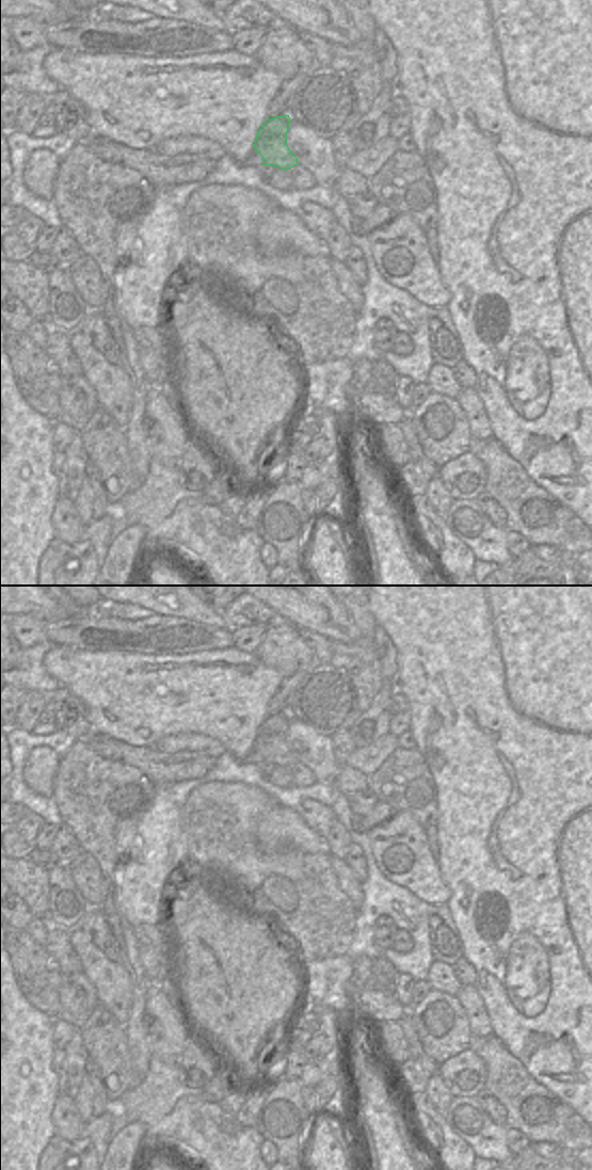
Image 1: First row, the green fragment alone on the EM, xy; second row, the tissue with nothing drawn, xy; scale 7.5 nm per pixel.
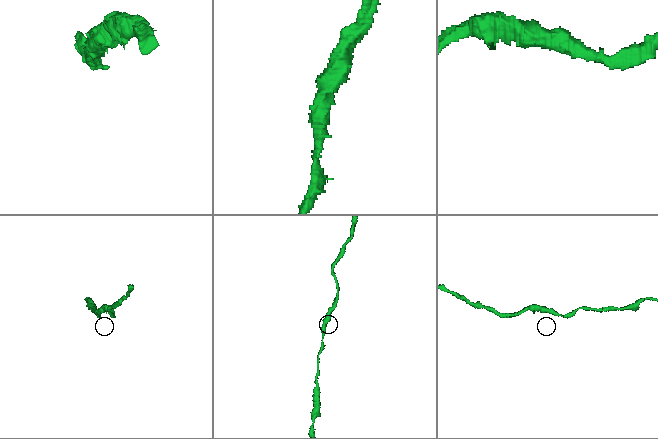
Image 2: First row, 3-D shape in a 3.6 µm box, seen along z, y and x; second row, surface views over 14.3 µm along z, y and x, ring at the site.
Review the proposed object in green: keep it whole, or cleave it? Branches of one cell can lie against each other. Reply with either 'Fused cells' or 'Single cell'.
Single cell.

